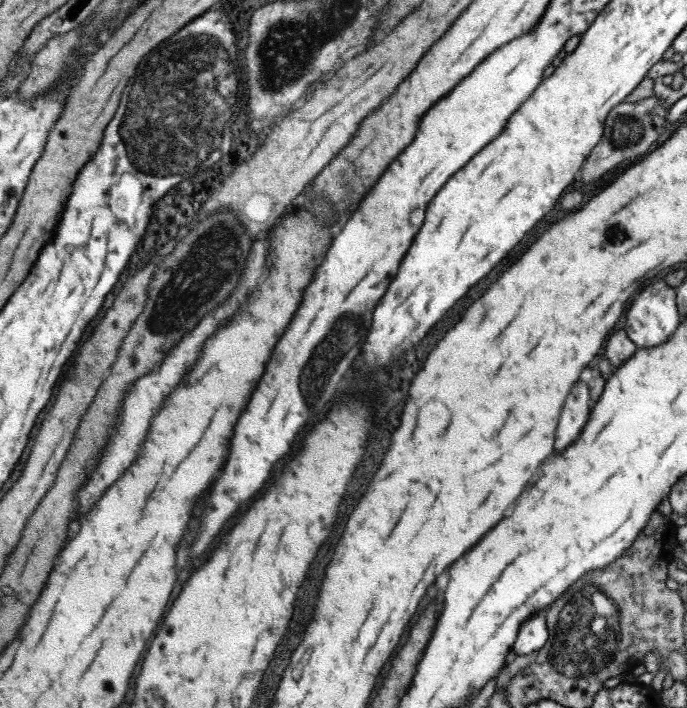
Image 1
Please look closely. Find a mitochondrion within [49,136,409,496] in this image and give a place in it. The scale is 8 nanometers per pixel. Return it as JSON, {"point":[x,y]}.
{"point":[210,265]}

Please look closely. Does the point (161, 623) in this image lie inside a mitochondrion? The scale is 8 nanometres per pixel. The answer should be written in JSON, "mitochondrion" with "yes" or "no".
{"mitochondrion":"no"}

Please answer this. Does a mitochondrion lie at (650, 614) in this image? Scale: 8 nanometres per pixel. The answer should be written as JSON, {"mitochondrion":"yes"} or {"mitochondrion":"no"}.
{"mitochondrion":"no"}

